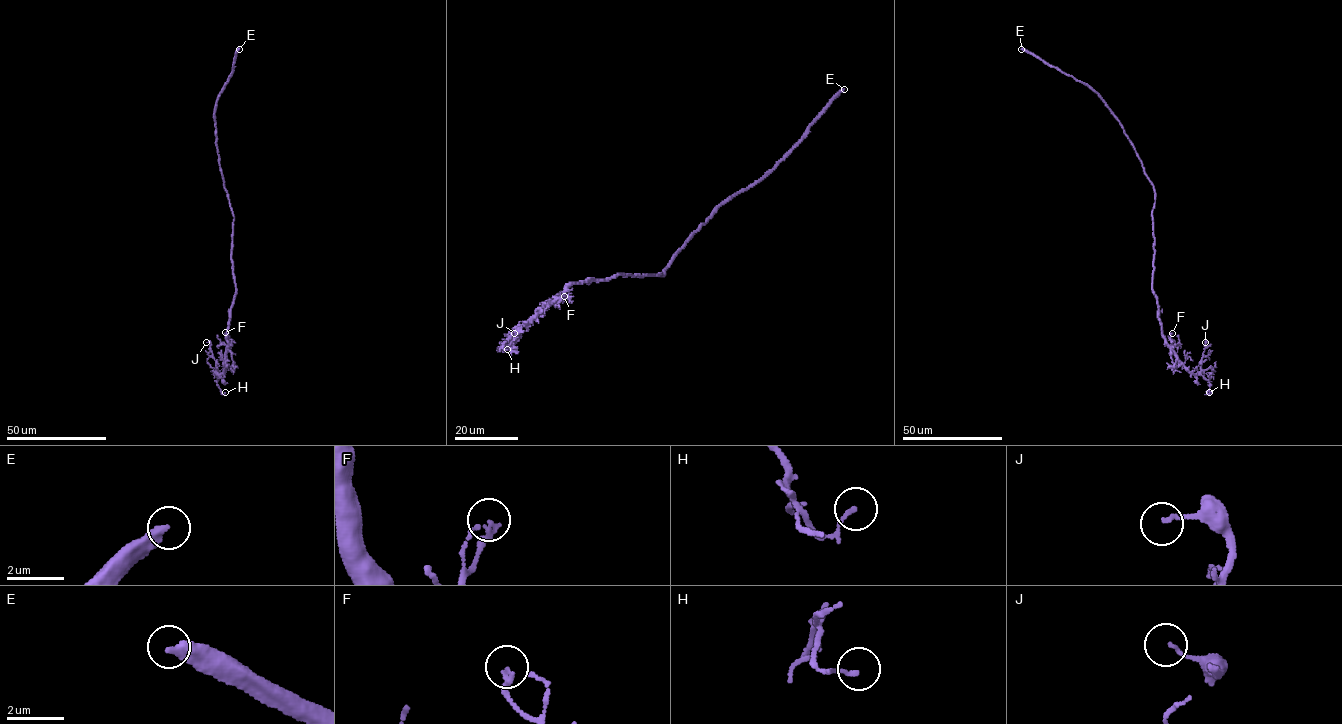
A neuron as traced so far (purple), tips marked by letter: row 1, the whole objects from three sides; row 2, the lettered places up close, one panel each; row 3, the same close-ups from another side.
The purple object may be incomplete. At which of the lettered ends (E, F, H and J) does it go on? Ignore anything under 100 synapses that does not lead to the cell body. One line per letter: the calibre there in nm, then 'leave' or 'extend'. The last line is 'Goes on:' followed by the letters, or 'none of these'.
E: calibre 420 nm; extend
F: calibre 200 nm; leave
H: calibre 120 nm; leave
J: calibre 100 nm; leave
Goes on: E

